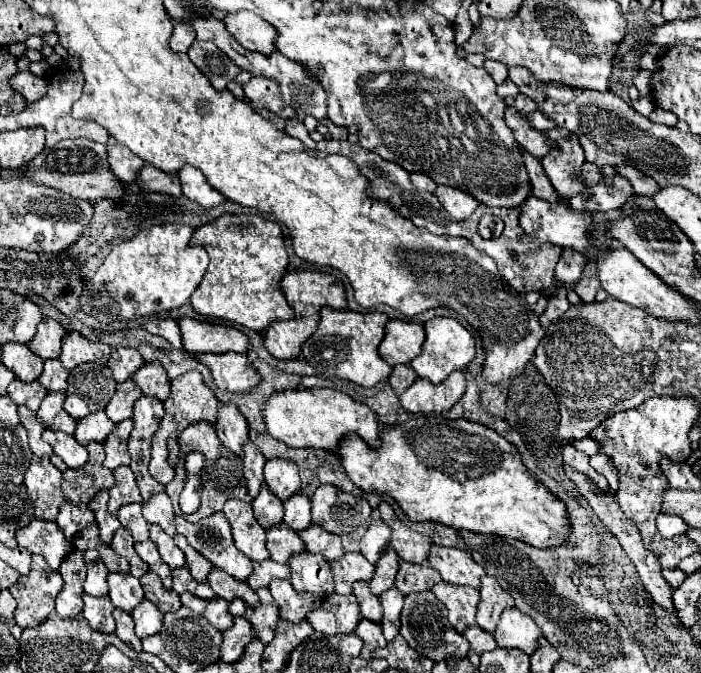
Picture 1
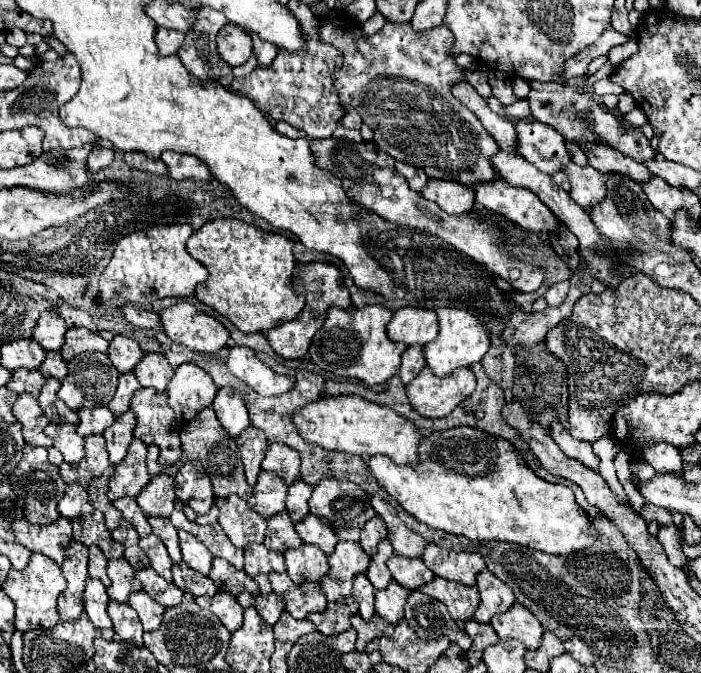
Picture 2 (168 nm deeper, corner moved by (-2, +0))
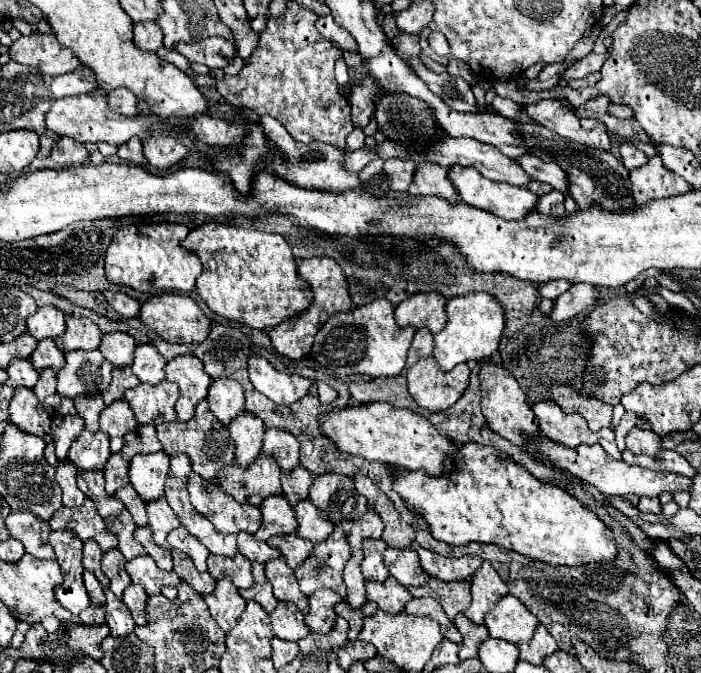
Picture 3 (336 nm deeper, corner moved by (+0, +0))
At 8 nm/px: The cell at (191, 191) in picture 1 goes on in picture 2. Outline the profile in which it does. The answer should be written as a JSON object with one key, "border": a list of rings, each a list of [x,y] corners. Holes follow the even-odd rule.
{"border":[[[164,151],[160,155],[160,159],[166,163],[168,167],[168,175],[172,179],[202,179],[208,181],[210,179],[210,171],[208,167],[194,155],[180,155],[176,151]]]}

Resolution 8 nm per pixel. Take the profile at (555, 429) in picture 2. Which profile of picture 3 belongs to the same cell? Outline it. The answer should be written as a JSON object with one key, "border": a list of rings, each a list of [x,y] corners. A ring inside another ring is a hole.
{"border":[[[542,401],[538,405],[532,407],[532,411],[536,413],[538,421],[540,421],[540,429],[544,433],[544,437],[558,441],[566,447],[574,447],[574,445],[582,445],[582,443],[596,443],[600,438],[607,441],[615,441],[615,432],[610,428],[603,428],[599,432],[592,432],[588,429],[584,417],[570,413],[566,415],[556,403],[552,401]]]}

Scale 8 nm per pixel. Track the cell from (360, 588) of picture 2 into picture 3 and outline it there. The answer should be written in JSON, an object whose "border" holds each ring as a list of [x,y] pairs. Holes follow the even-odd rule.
{"border":[[[352,549],[352,557],[350,557],[350,561],[346,563],[346,569],[344,569],[344,583],[348,587],[346,601],[356,611],[362,609],[364,603],[366,603],[366,579],[364,579],[364,575],[360,571],[362,557],[364,557],[362,551]]]}

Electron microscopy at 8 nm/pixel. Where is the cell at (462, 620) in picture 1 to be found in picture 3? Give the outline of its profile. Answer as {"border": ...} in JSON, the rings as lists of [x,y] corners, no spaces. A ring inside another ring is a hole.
{"border":[[[430,579],[426,585],[422,587],[408,587],[408,591],[412,593],[412,597],[434,597],[444,613],[448,615],[448,619],[452,621],[458,613],[464,613],[470,603],[470,583],[468,581],[438,581],[438,579]]]}

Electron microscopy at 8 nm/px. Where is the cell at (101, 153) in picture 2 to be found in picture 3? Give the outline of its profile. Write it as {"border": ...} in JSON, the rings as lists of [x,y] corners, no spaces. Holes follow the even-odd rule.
{"border":[[[60,137],[58,145],[54,145],[54,149],[50,153],[50,159],[62,167],[86,165],[90,161],[90,151],[86,149],[84,143],[78,143],[70,137]]]}

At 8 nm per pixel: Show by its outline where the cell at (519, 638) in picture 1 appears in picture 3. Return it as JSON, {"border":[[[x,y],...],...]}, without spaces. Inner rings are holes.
{"border":[[[514,595],[502,597],[496,607],[486,613],[484,623],[488,627],[490,637],[504,639],[516,645],[528,643],[538,627],[536,615],[532,615]]]}

